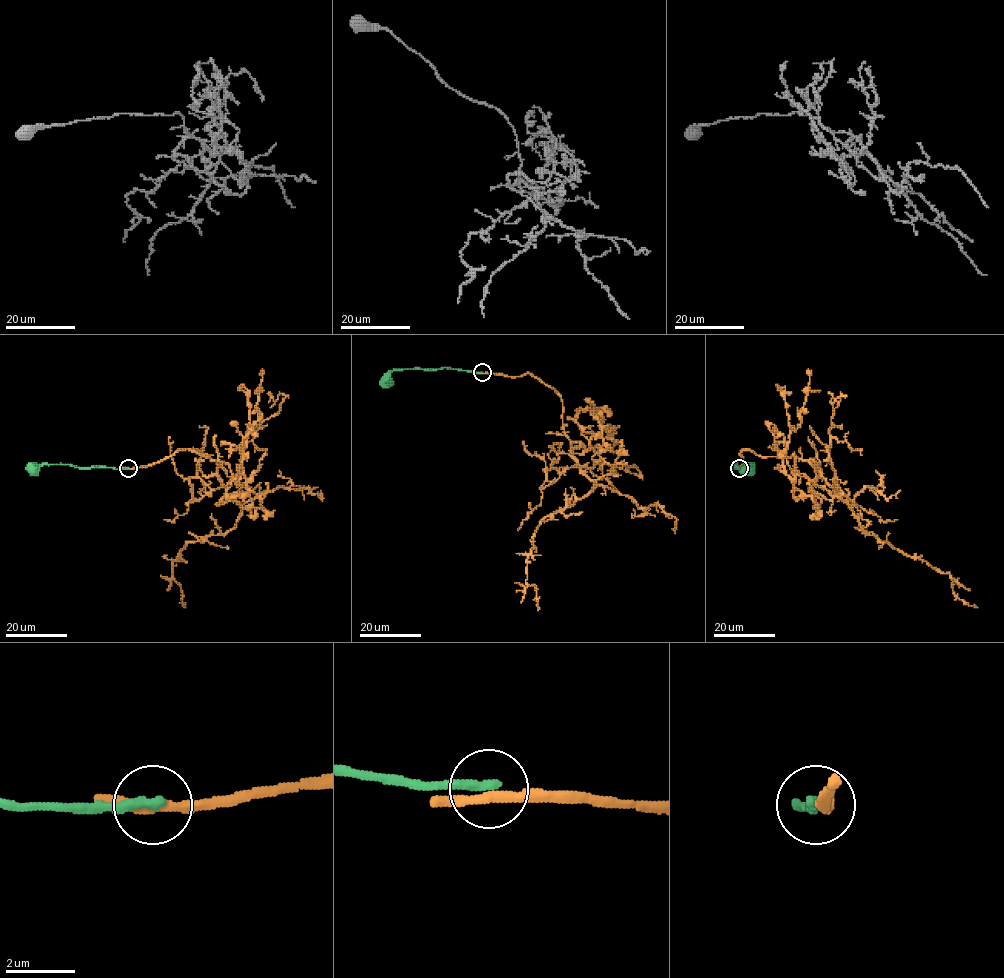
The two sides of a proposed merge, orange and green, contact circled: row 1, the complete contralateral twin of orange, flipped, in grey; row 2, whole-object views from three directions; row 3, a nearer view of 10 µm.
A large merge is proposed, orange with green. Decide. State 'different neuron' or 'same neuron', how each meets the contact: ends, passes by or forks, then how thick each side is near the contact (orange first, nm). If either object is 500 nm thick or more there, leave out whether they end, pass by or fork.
different neuron; orange passes by; green ends there; 280 nm thick on the orange side, 320 nm on the other

